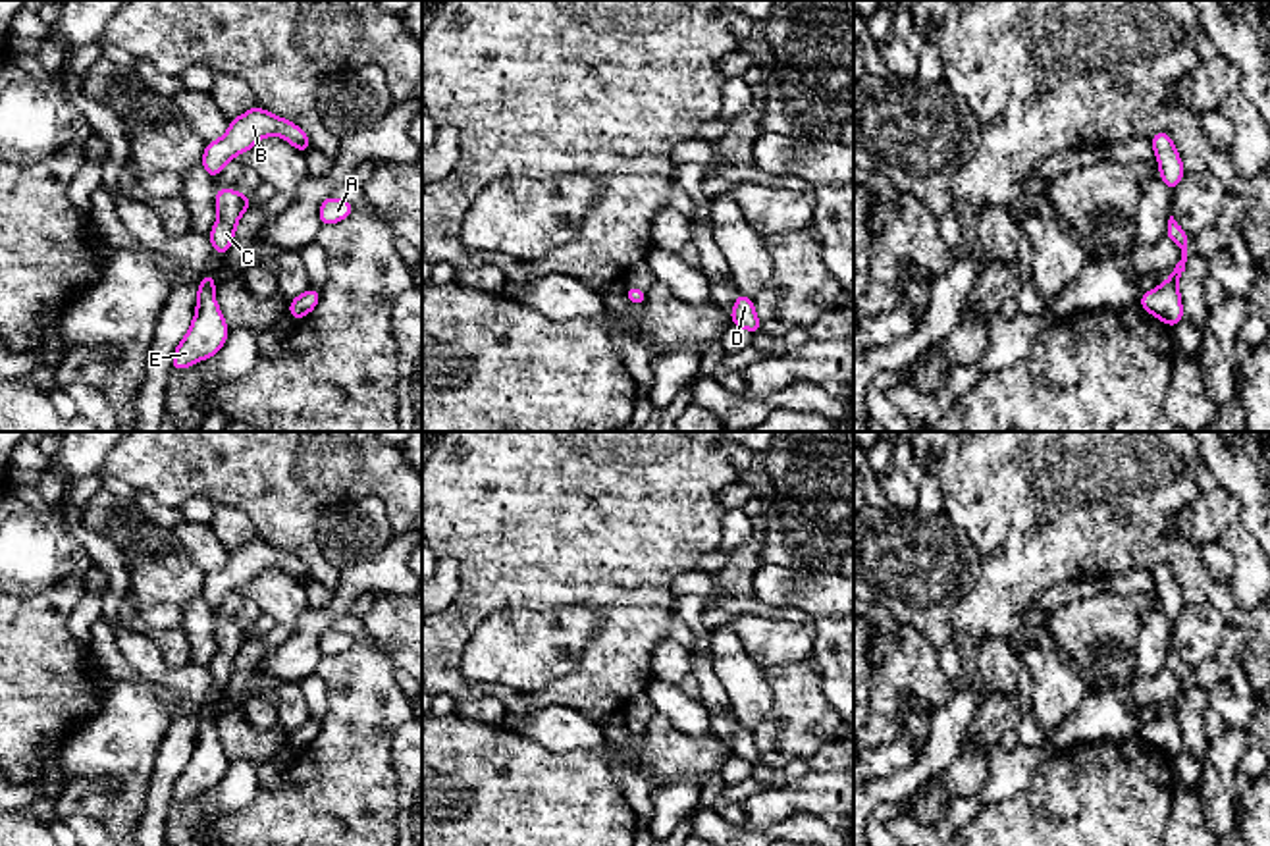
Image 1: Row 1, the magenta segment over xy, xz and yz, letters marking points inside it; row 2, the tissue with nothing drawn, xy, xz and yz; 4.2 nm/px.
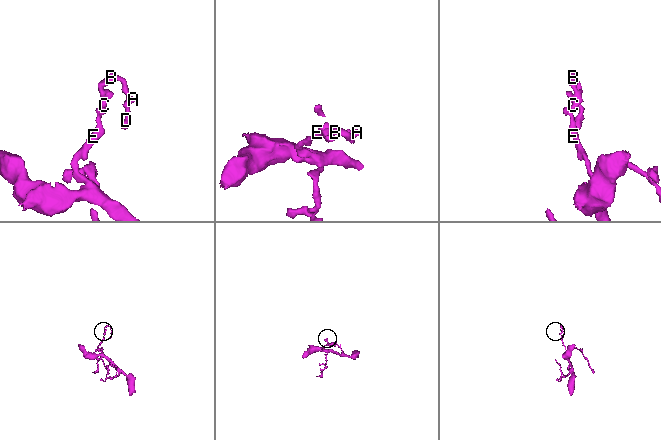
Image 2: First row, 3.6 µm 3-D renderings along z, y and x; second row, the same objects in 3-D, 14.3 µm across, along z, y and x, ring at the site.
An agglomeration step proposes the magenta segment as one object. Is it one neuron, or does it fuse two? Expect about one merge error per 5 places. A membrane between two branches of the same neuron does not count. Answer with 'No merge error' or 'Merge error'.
No merge error

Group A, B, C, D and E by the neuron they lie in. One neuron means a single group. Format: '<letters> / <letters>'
A B C D E

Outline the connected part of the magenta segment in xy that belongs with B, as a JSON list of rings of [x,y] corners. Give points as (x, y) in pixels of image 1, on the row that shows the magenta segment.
[[[254,106],[243,116],[231,119],[227,133],[222,139],[206,143],[200,166],[214,181],[229,160],[251,150],[260,139],[268,135],[283,137],[301,154],[312,146],[308,135],[299,125],[279,116],[272,116],[260,106]]]

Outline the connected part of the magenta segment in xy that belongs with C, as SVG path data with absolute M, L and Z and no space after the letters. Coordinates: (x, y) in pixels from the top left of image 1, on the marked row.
M216 187L218 220L208 233L216 254L227 254L235 237L237 222L251 206L251 197L252 195L241 195L235 189Z

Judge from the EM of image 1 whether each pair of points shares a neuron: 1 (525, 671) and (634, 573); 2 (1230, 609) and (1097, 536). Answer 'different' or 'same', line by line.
1: different
2: same

